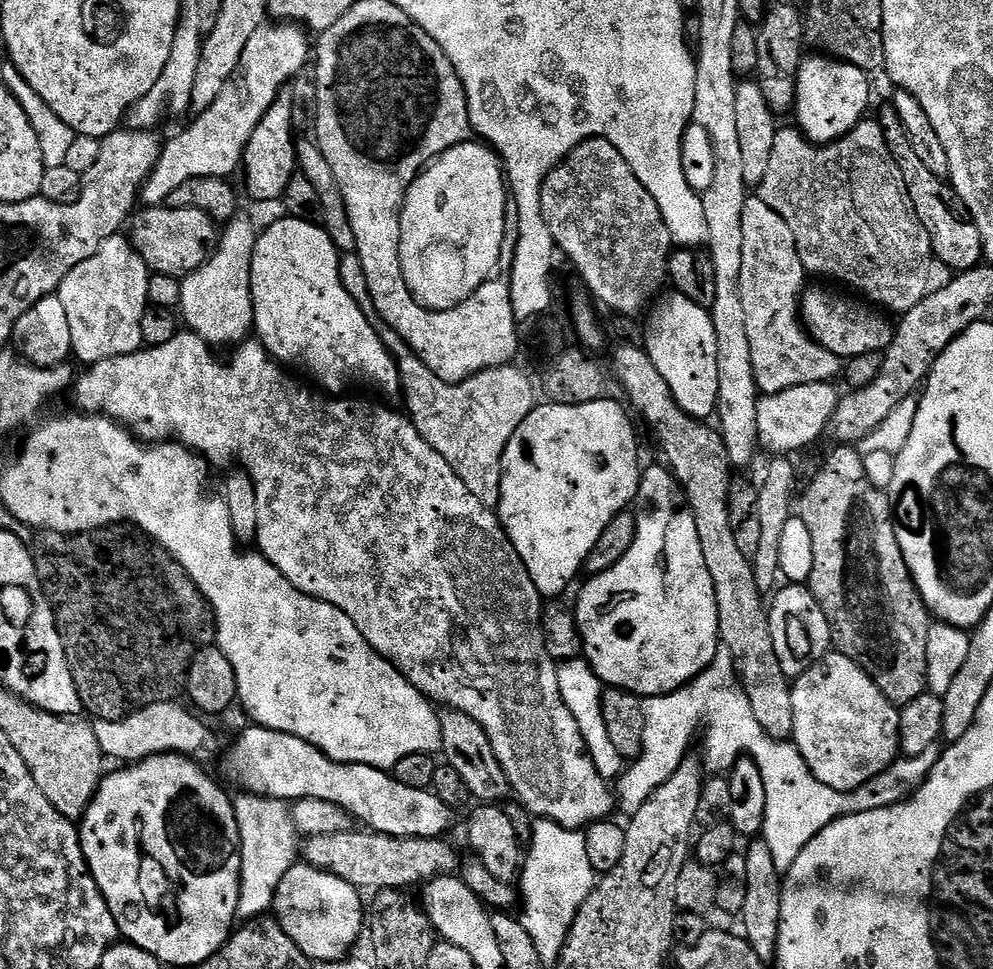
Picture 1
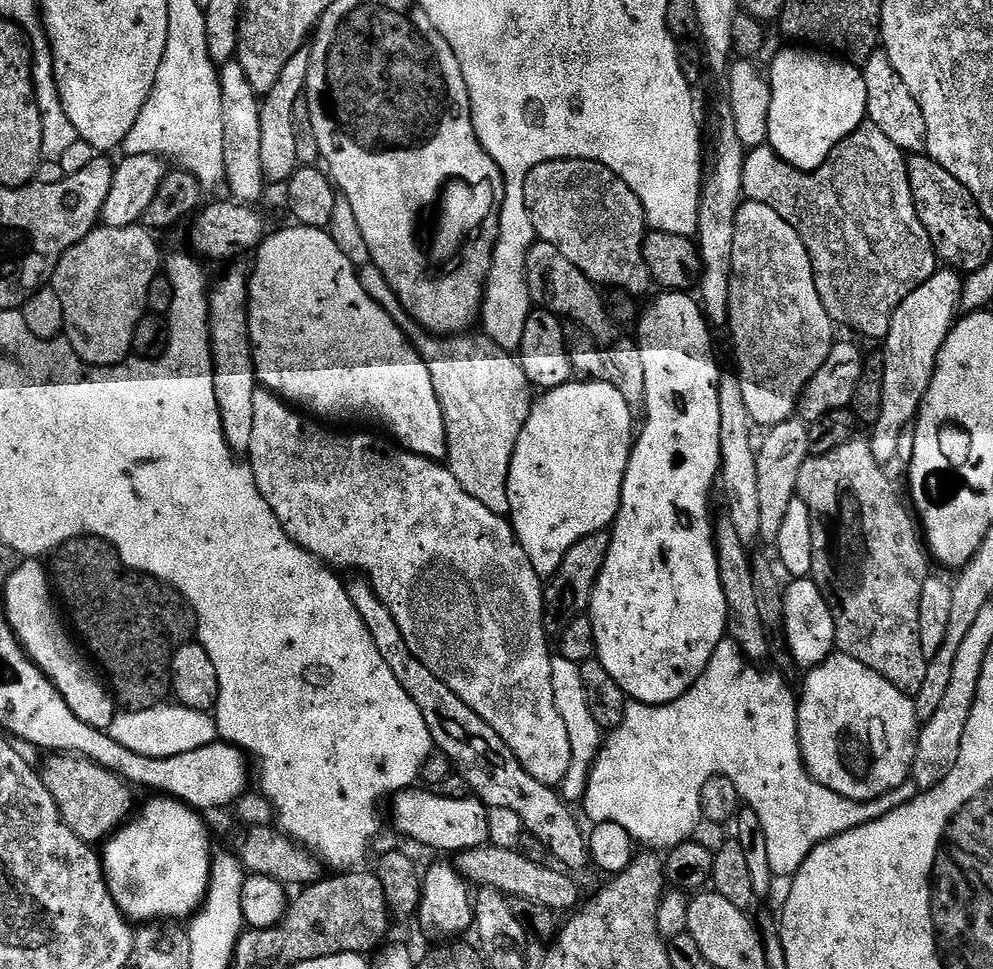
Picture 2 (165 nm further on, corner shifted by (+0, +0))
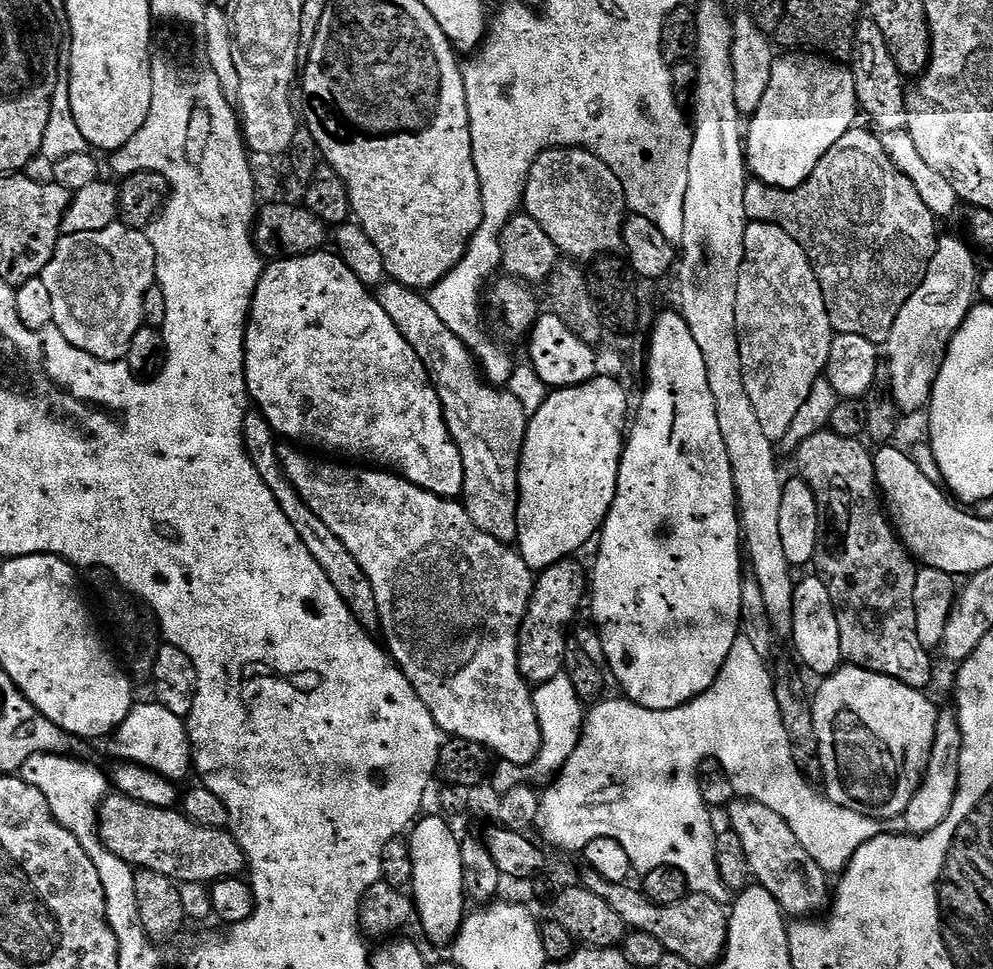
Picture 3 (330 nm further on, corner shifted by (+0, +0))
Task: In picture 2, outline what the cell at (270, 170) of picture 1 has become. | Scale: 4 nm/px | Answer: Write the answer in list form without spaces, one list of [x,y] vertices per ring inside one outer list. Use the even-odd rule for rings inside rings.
[[[305,46],[286,62],[282,74],[278,74],[278,82],[263,93],[260,113],[262,114],[262,174],[269,185],[287,185],[296,169],[301,167],[298,154],[294,151],[294,102],[305,95],[310,74],[311,47]]]

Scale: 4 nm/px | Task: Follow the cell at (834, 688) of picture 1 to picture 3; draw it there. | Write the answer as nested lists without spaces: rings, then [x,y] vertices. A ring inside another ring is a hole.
[[[841,666],[833,674],[823,677],[819,681],[820,689],[816,696],[811,697],[812,713],[814,714],[814,730],[818,730],[818,746],[820,747],[820,761],[824,771],[822,781],[823,791],[828,799],[832,800],[838,806],[846,806],[846,810],[858,810],[858,814],[873,816],[879,820],[894,820],[903,817],[906,806],[910,806],[910,798],[918,790],[922,778],[926,774],[926,766],[930,762],[930,750],[934,746],[934,726],[938,715],[938,708],[932,705],[932,700],[919,688],[911,688],[902,682],[898,682],[889,676],[874,674],[865,668],[854,668],[851,666]]]

